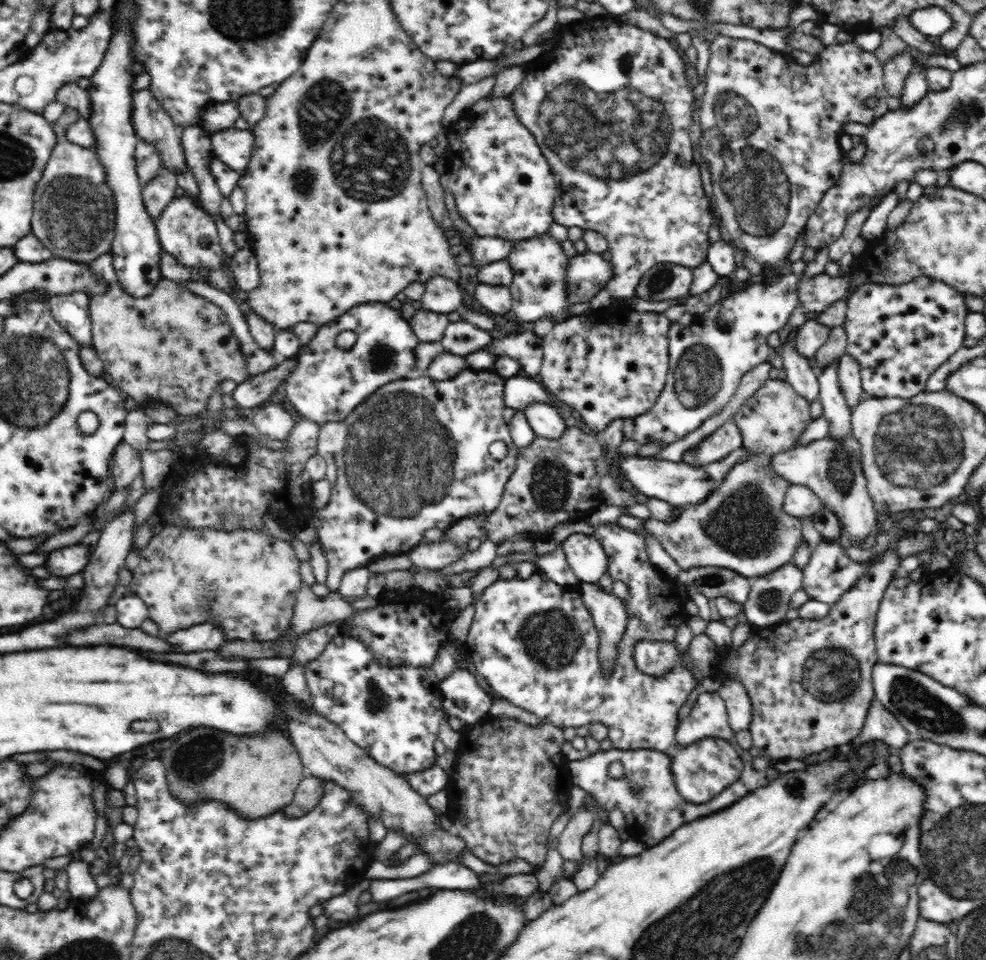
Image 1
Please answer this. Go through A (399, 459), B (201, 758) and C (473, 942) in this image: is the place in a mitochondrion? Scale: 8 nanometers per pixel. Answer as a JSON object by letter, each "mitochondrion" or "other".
{"A":"mitochondrion","B":"mitochondrion","C":"mitochondrion"}

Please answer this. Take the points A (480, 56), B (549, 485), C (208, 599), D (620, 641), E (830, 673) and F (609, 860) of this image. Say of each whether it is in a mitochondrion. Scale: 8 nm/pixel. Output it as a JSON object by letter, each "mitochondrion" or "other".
{"A":"other","B":"mitochondrion","C":"mitochondrion","D":"other","E":"mitochondrion","F":"other"}

